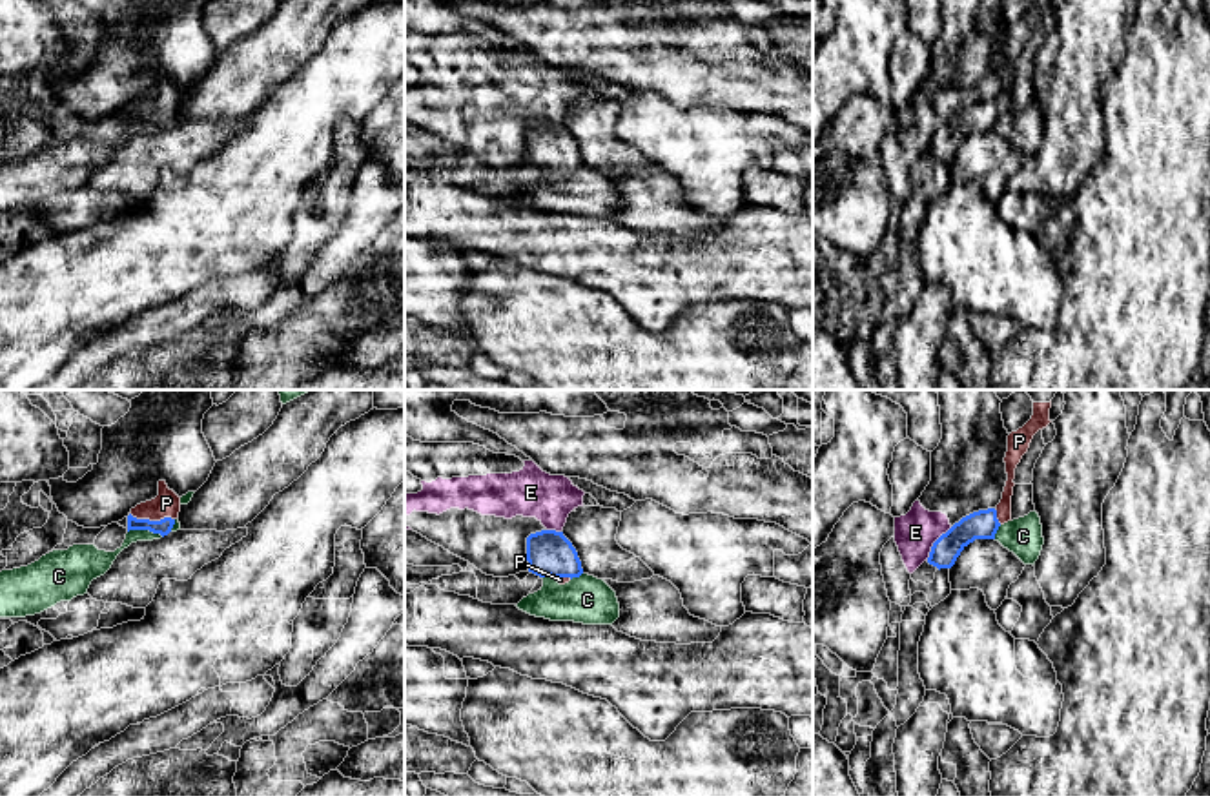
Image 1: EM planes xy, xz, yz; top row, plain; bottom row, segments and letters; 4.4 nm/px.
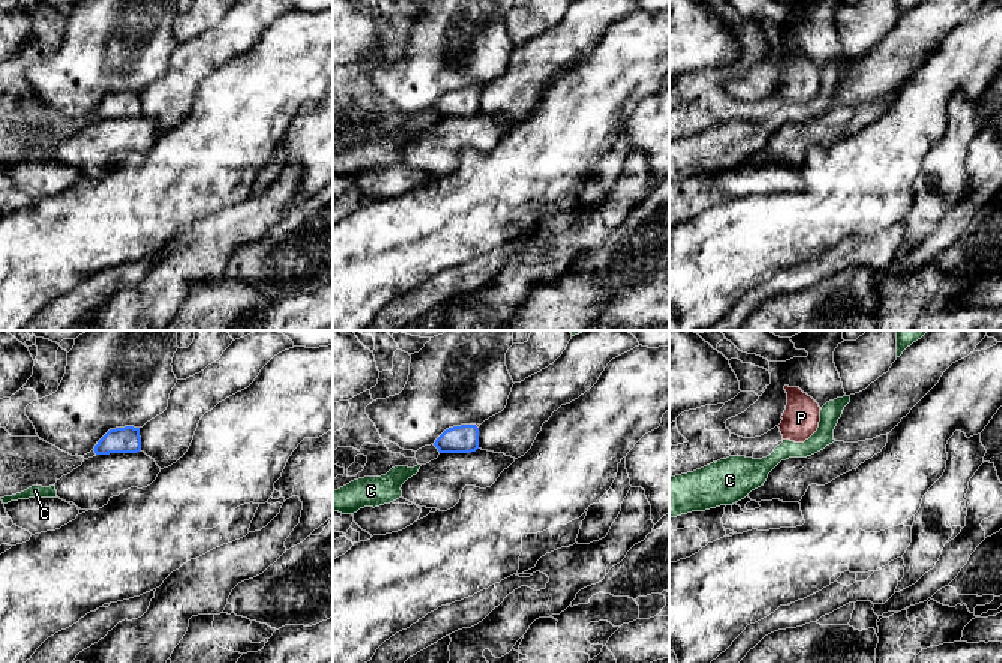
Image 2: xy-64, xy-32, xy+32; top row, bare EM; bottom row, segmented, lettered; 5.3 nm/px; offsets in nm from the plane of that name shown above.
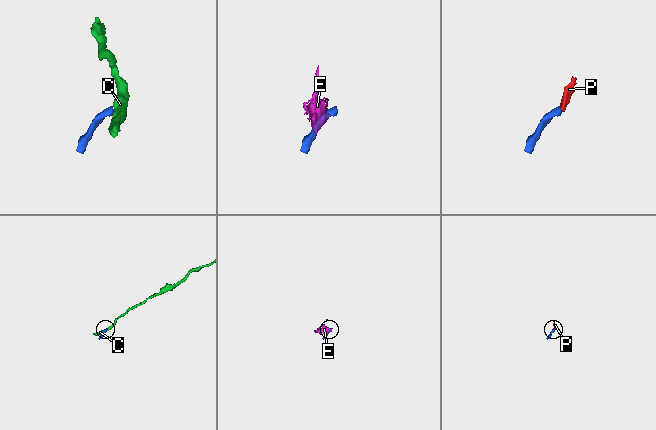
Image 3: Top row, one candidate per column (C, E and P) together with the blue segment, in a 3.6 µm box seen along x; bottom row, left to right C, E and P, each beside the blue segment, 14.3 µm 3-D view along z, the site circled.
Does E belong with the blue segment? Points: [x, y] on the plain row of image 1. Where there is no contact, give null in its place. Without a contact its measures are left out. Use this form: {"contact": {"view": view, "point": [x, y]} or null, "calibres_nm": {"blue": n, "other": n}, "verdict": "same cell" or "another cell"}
{"contact": {"view": "yz", "point": [933, 135]}, "calibres_nm": {"blue": 130, "other": 190}, "verdict": "another cell"}

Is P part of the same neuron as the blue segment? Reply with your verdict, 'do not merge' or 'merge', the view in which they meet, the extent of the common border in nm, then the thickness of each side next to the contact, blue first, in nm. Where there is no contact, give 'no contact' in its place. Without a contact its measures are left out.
merge | xy | 200 nm | 70/110 nm

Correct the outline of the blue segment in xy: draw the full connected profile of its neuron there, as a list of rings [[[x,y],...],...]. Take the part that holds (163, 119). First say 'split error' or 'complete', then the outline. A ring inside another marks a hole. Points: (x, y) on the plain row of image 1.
split error; [[[159,73],[159,87],[131,100],[128,107],[128,124],[149,122],[164,129],[171,124],[179,104],[180,89],[168,80],[166,73]]]

